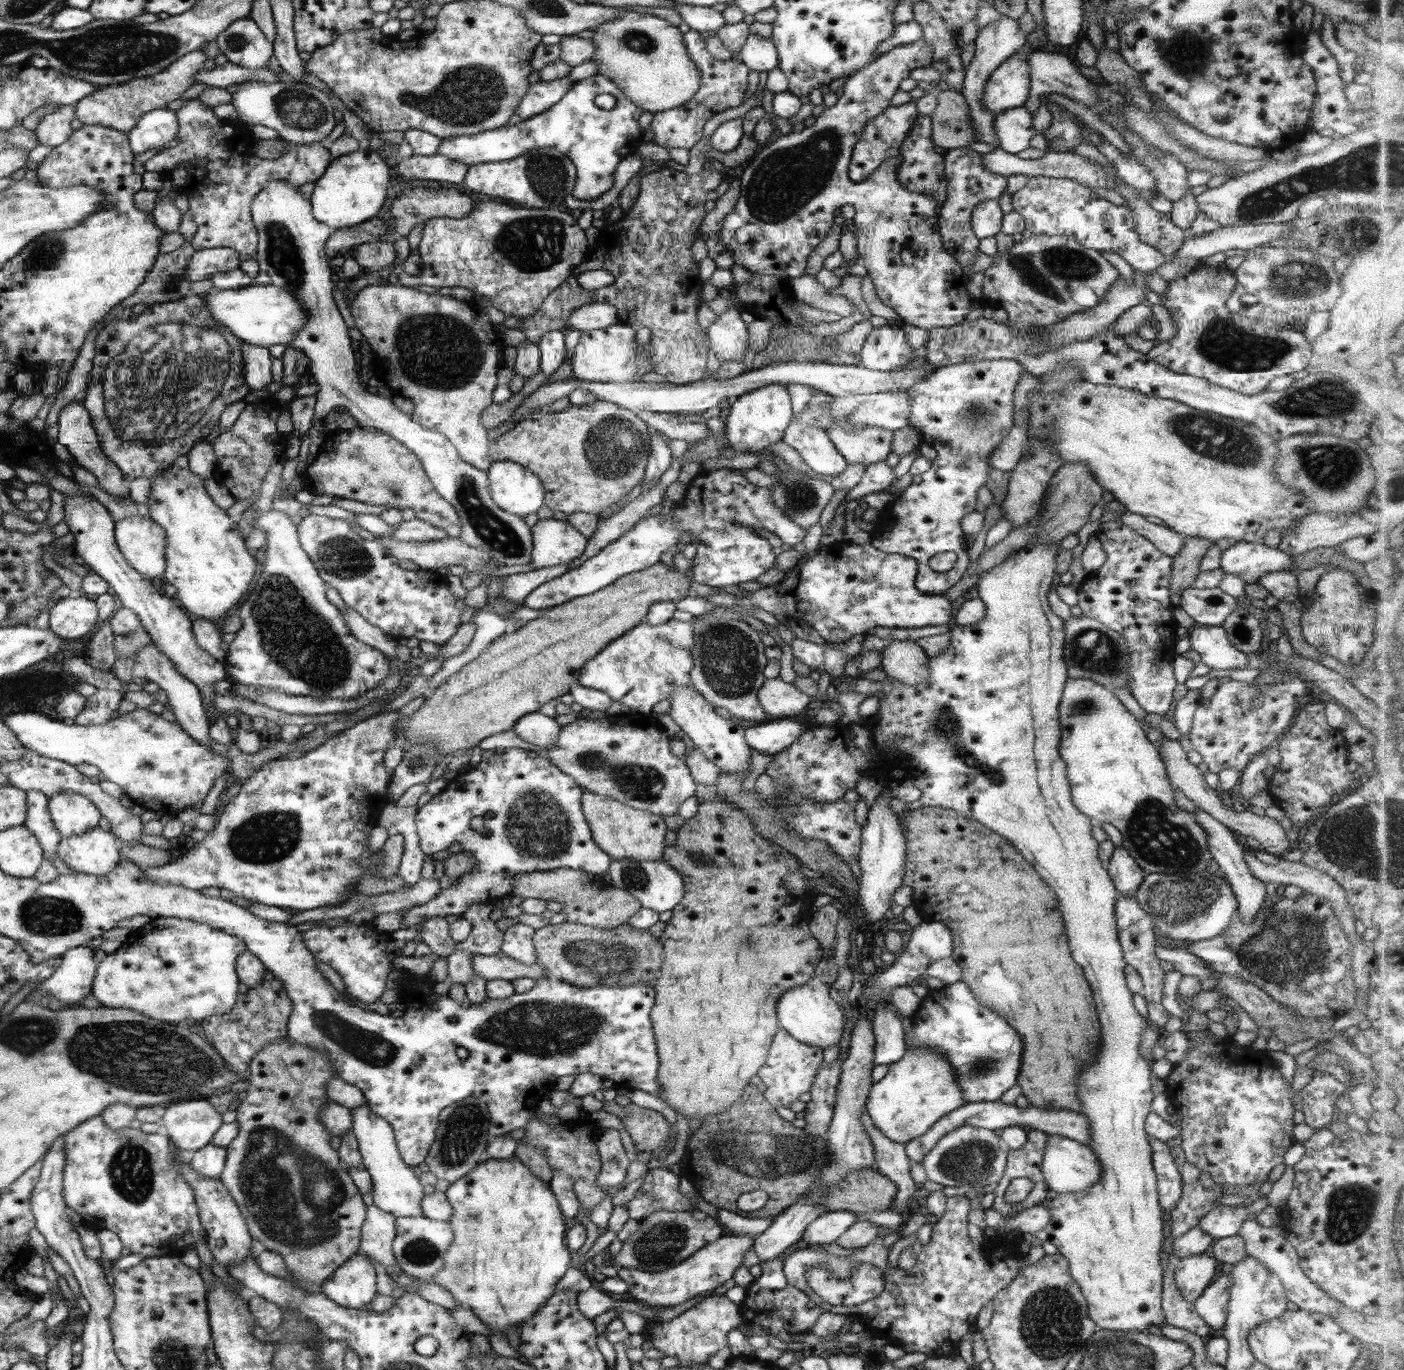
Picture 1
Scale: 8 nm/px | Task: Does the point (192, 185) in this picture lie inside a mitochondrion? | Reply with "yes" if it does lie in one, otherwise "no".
no

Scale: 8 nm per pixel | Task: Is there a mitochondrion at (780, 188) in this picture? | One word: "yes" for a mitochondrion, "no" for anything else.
yes

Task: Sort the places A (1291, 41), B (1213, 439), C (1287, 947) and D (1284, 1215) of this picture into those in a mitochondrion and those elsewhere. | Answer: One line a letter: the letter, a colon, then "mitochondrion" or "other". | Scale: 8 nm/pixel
A: other
B: mitochondrion
C: mitochondrion
D: other

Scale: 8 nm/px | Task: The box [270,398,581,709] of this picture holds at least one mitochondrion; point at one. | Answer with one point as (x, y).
(496, 534)

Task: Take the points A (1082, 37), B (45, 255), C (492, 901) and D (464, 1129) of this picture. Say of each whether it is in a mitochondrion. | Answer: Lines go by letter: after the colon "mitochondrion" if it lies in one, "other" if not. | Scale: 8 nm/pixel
A: other
B: mitochondrion
C: other
D: mitochondrion

